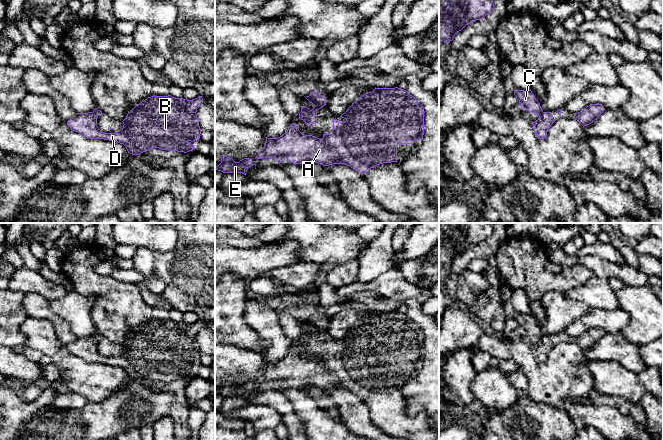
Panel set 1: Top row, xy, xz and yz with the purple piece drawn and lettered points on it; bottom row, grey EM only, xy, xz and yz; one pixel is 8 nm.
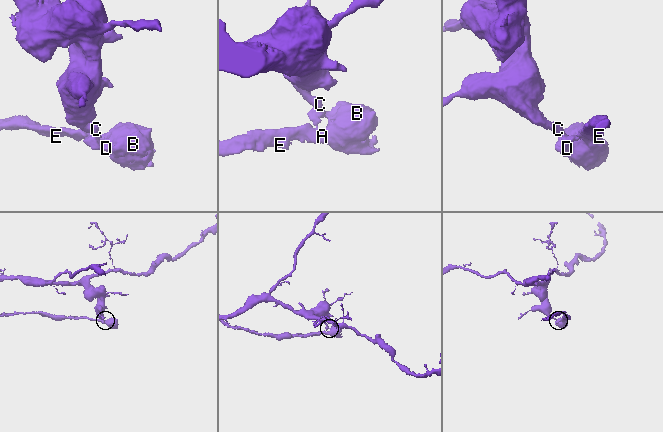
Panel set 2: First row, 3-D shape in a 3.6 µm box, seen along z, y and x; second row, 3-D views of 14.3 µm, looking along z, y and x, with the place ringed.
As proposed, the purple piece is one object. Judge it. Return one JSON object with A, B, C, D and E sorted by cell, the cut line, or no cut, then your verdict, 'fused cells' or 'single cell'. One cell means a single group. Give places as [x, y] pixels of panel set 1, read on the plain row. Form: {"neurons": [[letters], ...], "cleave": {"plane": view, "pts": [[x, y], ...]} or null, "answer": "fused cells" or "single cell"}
{"neurons": [["A", "B", "D", "E"], ["C"]], "cleave": {"plane": "xz", "pts": [[308, 320], [322, 330]]}, "answer": "fused cells"}

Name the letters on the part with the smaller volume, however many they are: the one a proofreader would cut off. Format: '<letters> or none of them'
A, B, D, E

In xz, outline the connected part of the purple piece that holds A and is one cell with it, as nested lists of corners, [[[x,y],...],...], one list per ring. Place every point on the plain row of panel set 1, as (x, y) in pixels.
[[[375,312],[372,316],[365,317],[354,326],[340,341],[344,346],[336,342],[333,344],[333,354],[323,358],[319,363],[312,359],[305,359],[292,347],[287,356],[278,362],[266,361],[264,372],[255,381],[257,383],[273,381],[278,387],[287,382],[293,388],[305,388],[315,386],[323,390],[332,388],[344,388],[354,394],[365,398],[370,392],[383,387],[397,386],[397,369],[412,368],[414,364],[423,364],[424,359],[424,332],[406,314],[395,312]]]

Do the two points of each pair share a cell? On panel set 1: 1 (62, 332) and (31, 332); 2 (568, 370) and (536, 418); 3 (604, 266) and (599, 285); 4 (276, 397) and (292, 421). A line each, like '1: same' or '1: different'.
1: different
2: different
3: different
4: same

